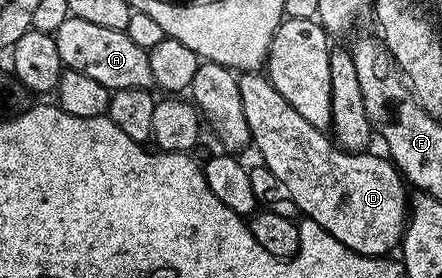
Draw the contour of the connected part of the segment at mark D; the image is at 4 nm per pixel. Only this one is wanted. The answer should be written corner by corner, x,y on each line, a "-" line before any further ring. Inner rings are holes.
261,71
241,73
238,85
253,147
258,147
267,170
282,183
291,202
303,212
301,215
312,222
320,222
320,226
324,226
324,230
328,230
332,238
344,242
344,246
359,252
361,256
382,258
393,253
390,251
393,248
395,251
401,245
402,234
408,223
408,184
393,163
385,155
373,156
373,151
370,150
348,152
339,148
323,129
312,126
308,118
296,114
288,98
284,98
284,94
280,94
280,90
276,90
276,86
272,86

